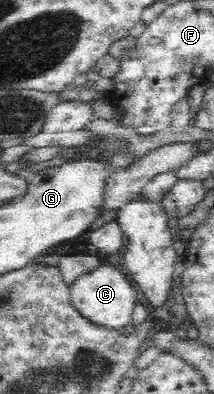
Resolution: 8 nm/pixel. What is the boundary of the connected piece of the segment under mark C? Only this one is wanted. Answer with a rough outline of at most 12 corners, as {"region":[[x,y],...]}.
{"region":[[100,264],[70,286],[96,325],[121,331],[141,298],[121,266]]}

